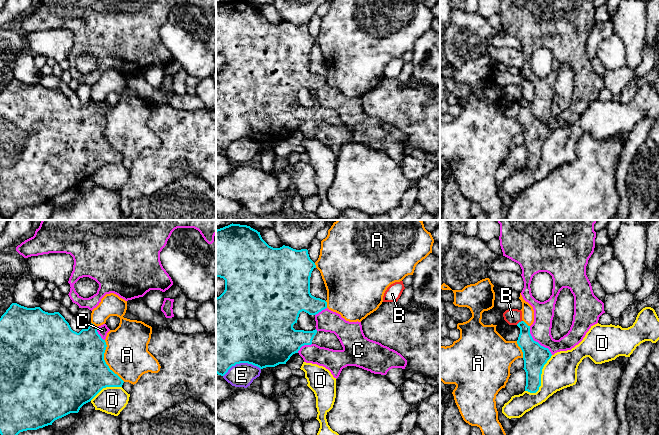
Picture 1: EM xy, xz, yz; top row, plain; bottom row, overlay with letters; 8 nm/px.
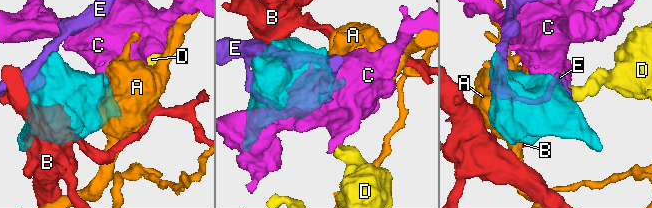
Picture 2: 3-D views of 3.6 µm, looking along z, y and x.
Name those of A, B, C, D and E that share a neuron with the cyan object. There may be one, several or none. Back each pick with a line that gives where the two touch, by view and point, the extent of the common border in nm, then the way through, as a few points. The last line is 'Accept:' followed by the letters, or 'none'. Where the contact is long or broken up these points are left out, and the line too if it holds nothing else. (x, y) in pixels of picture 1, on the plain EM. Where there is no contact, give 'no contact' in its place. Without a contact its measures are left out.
Accept: none

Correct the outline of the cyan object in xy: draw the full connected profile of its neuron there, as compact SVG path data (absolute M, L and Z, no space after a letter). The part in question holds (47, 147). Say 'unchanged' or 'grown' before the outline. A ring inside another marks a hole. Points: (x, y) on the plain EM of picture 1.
unchanged; M12 79L0 94L0 210L3 217L8 220L20 208L27 206L37 206L62 194L70 189L78 189L80 184L90 178L103 164L122 163L124 157L115 150L104 136L106 118L97 108L97 102L90 100L87 105L82 105L79 109L73 107L69 99L59 89L48 89L40 83L27 84L17 79Z

